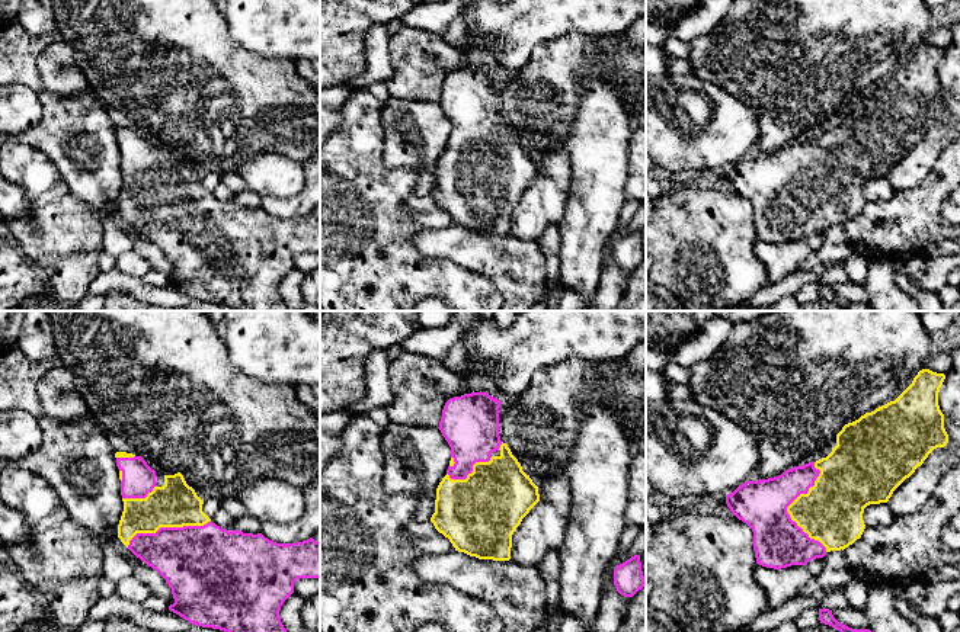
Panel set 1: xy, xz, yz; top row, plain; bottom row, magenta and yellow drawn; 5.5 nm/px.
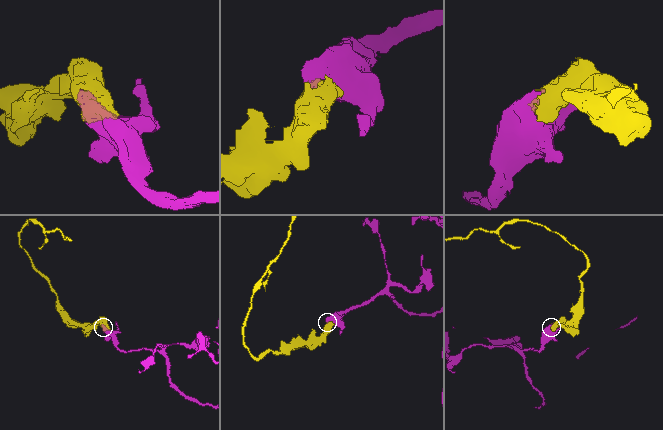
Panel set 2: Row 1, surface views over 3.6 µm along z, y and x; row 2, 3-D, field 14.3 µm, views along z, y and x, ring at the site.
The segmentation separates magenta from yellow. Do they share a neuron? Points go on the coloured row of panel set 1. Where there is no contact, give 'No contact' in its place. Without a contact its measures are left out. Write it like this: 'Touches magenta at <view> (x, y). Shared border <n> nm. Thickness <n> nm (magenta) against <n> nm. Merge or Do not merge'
Touches magenta at yz (787, 506). Shared border 500 nm. Thickness 280 nm (magenta) against 340 nm. Merge

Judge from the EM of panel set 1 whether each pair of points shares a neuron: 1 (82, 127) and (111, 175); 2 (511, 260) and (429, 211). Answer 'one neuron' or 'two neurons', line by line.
1: one neuron
2: two neurons

